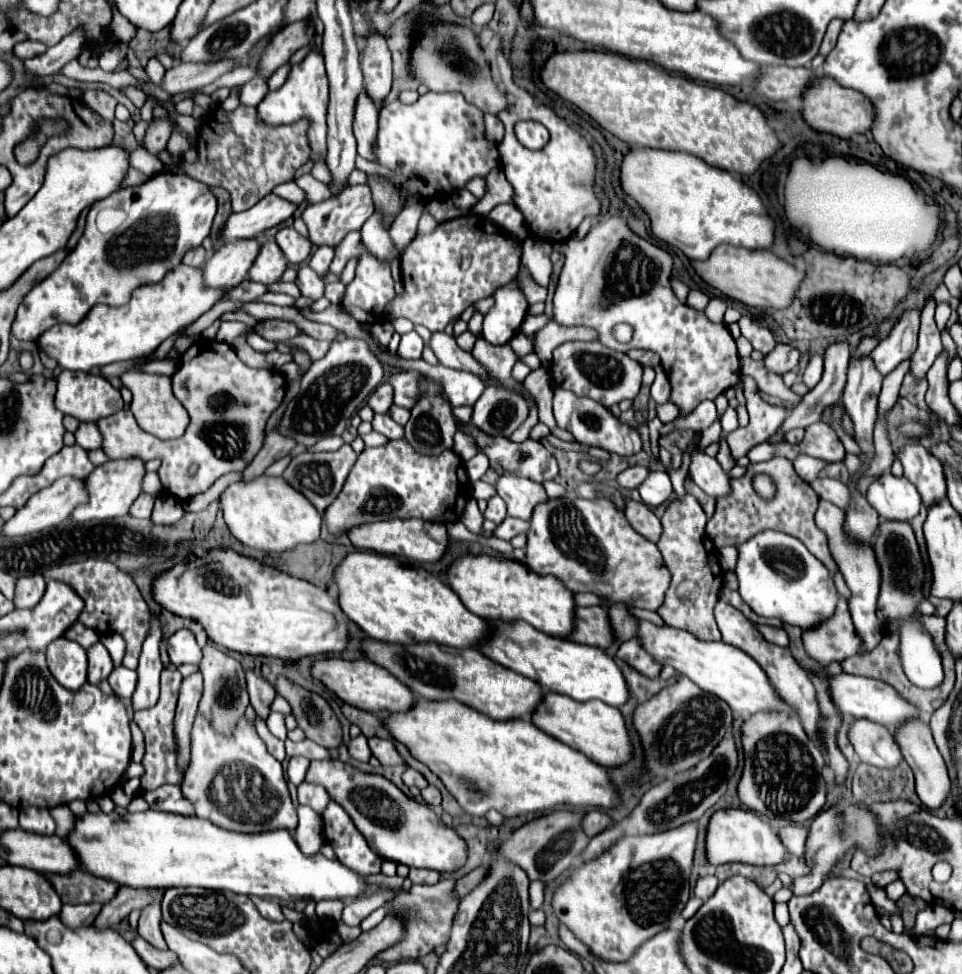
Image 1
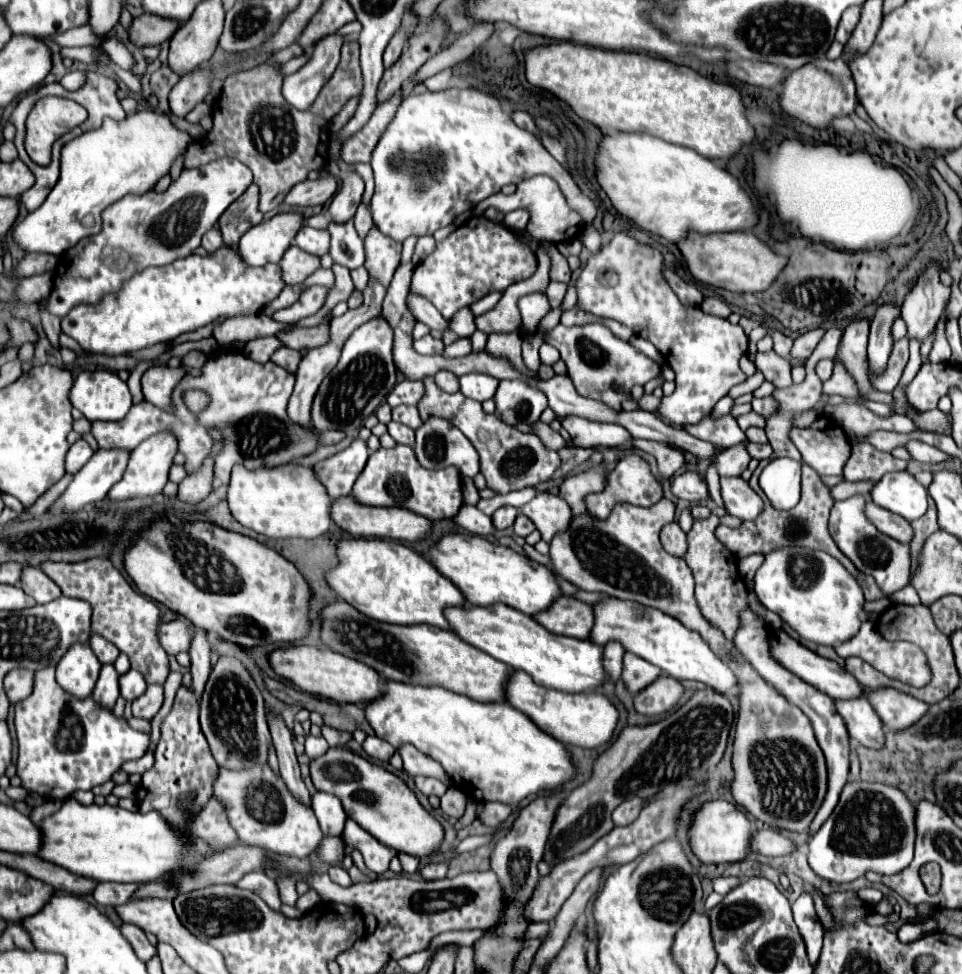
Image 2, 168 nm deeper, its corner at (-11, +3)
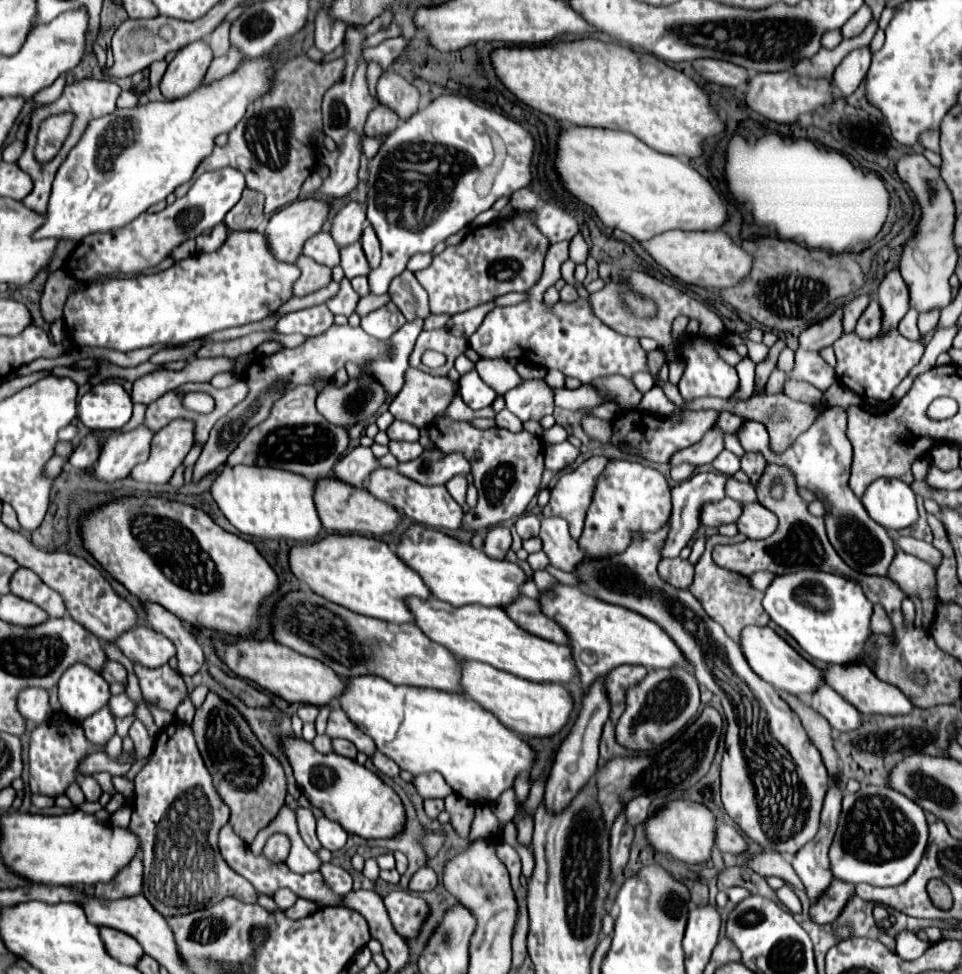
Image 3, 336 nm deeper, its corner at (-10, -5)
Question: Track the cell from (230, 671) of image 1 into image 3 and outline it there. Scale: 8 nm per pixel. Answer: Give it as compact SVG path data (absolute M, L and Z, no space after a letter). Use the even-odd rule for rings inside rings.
M215 692L207 694L205 702L195 712L191 728L195 732L205 766L213 776L213 784L223 802L231 808L229 820L235 832L245 842L255 840L257 832L277 816L285 802L287 782L279 760L263 748L241 712Z

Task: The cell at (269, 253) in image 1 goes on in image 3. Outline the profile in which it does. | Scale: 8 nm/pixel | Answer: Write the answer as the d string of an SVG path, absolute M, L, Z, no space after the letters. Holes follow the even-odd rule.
M299 256L299 260L295 264L301 270L299 280L293 284L295 296L311 294L311 292L315 292L315 290L319 290L331 282L331 268L317 264L309 256Z

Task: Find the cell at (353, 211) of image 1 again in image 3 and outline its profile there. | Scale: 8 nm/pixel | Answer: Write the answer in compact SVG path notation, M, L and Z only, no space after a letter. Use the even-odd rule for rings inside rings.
M359 242L341 248L341 268L349 280L355 276L367 276L369 274L369 264L367 264L367 258L365 258Z

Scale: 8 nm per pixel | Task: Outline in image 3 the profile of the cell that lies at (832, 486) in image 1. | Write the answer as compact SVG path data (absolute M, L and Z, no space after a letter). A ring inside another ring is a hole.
M897 536L895 544L897 544L899 550L903 550L907 554L913 554L913 556L917 556L921 560L927 560L933 566L939 566L939 562L941 562L941 552L933 544L927 544L923 540L909 538L909 536Z

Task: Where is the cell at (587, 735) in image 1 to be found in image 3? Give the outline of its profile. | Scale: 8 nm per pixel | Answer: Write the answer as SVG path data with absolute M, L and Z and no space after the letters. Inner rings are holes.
M463 660L463 690L465 694L479 702L483 708L493 712L507 728L513 728L525 738L551 738L559 734L573 712L573 698L569 690L559 684L535 684L523 680L515 674L507 674L493 666Z

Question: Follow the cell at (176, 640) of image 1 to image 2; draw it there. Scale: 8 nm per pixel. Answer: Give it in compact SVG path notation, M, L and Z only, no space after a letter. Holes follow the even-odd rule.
M176 618L172 622L162 622L158 626L158 642L160 646L176 656L178 652L186 652L192 640L192 624L186 618Z

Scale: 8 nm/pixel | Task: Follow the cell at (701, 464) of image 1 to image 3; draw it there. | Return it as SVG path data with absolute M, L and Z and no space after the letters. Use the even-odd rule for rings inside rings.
M741 502L741 516L737 520L737 528L741 534L753 540L767 538L777 528L777 516L763 508L759 502Z

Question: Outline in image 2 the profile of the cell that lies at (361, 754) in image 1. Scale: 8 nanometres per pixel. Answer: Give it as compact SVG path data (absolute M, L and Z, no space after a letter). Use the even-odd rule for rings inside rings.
M368 736L362 746L364 746L364 750L366 750L368 756L372 756L376 760L382 760L382 762L388 762L390 756L396 752L388 742L380 740L378 736Z

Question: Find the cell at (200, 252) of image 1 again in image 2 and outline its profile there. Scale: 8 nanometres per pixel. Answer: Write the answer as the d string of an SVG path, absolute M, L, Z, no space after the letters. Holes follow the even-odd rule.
M212 228L202 236L202 248L206 252L216 252L220 246L222 246L222 234L216 228Z

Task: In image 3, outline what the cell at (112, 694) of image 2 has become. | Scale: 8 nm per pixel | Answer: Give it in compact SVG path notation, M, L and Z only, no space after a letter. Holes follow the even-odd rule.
M103 706L93 716L83 720L85 736L95 744L107 744L107 740L115 734L115 718L109 706Z

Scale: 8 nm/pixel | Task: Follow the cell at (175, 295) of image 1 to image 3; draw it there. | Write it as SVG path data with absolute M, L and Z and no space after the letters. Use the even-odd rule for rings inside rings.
M229 232L229 238L215 254L193 254L191 258L179 260L169 270L157 274L117 278L107 280L105 284L87 286L83 292L67 298L63 320L75 346L99 346L119 352L131 352L159 342L179 346L201 336L209 336L217 330L263 320L293 296L293 282L299 274L301 272L295 264L281 264L271 256L263 234Z

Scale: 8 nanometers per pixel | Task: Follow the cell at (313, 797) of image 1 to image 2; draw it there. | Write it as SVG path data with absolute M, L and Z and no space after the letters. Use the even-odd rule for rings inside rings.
M316 792L312 796L312 810L326 836L340 836L344 832L344 824L348 816L336 796L326 792Z

